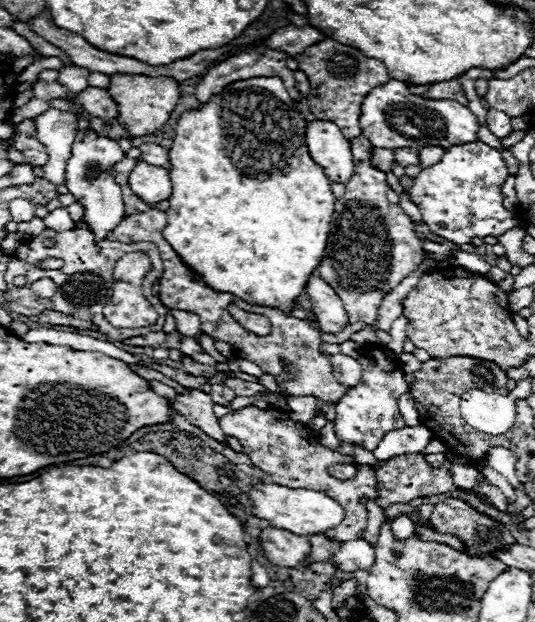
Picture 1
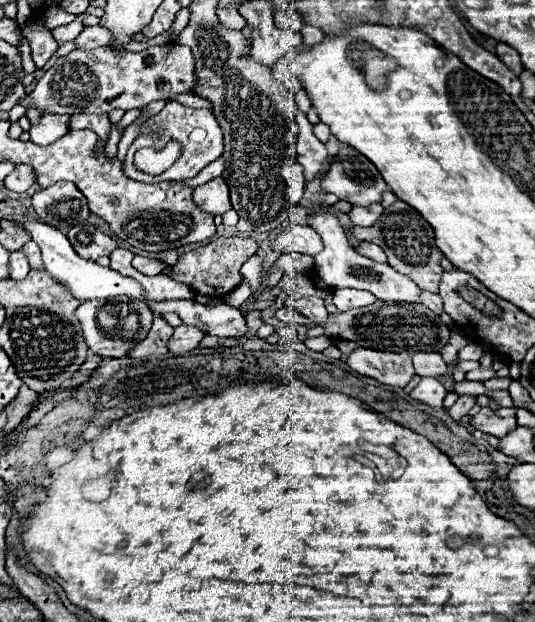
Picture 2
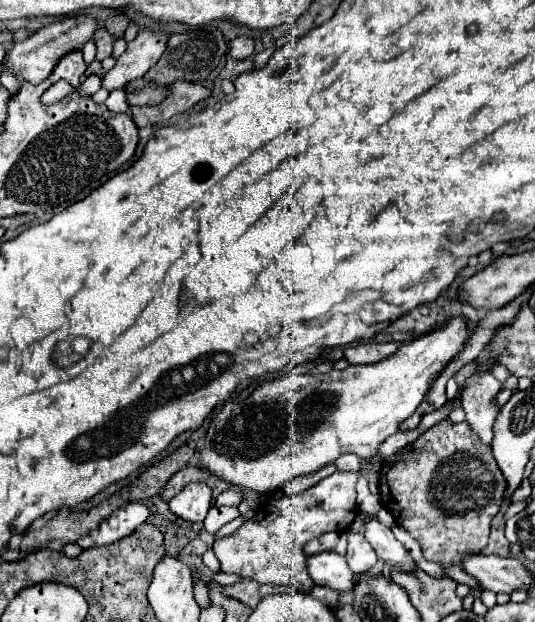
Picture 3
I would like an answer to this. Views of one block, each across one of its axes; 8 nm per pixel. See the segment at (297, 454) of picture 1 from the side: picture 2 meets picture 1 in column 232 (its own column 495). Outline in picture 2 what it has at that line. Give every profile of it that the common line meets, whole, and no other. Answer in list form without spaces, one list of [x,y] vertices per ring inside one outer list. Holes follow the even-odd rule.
[[[484,406],[480,410],[480,414],[476,414],[472,418],[472,428],[480,430],[484,434],[492,434],[496,438],[504,438],[508,432],[512,432],[518,424],[516,424],[516,408],[498,408],[492,410],[488,406]]]

